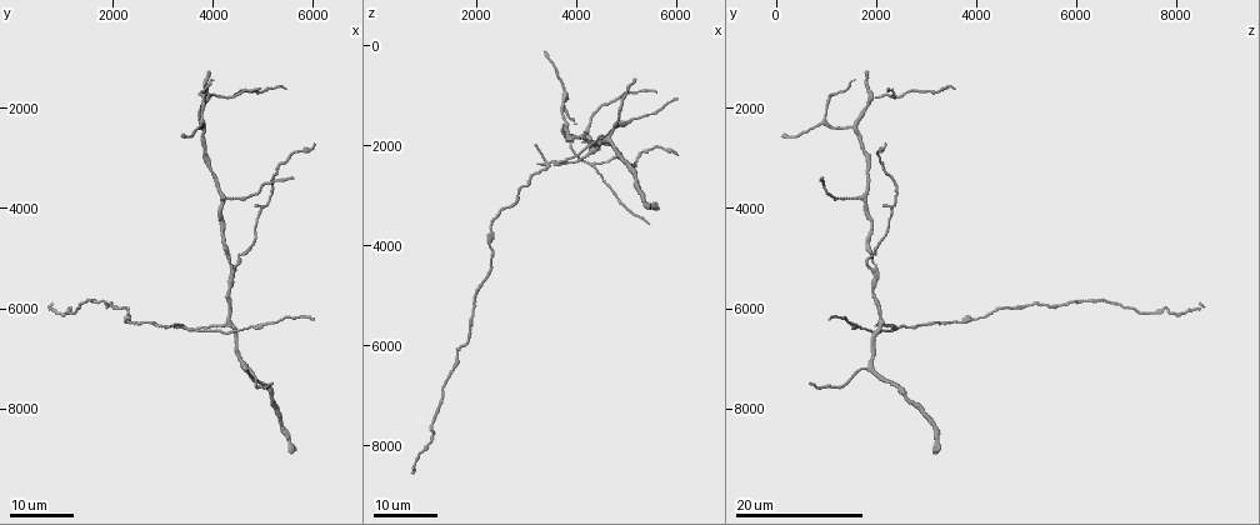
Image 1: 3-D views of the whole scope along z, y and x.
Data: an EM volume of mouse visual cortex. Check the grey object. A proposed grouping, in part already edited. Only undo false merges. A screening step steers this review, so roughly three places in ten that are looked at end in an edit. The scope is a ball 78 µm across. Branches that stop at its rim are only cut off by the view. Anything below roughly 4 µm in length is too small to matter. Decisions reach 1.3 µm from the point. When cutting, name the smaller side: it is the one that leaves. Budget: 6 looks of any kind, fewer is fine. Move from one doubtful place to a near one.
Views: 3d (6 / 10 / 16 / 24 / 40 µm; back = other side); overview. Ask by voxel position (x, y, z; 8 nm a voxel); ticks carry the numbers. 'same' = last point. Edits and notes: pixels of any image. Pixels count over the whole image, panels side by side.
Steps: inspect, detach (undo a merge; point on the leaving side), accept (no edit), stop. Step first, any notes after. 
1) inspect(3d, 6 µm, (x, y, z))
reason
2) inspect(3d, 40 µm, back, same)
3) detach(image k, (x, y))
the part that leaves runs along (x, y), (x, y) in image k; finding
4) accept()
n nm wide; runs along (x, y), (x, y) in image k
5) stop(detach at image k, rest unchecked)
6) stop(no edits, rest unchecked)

inspect(3d, 24 µm, (3850, 2350, 1550))
three arms meet

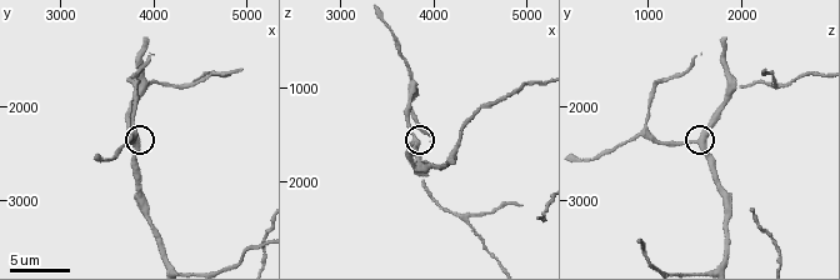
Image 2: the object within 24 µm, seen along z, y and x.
inspect(3d, 10 µm, (3800, 2350, 1500))

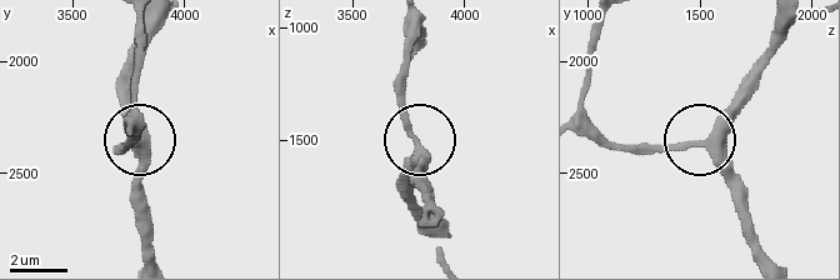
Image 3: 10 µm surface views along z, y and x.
accept()
350 nm wide; runs along (759, 255), (741, 184), (709, 148), (694, 140), (610, 148) in image 3; one neuron here

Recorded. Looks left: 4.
inspect(3d, 24 µm, (4200, 3800, 1650))
three-way junction

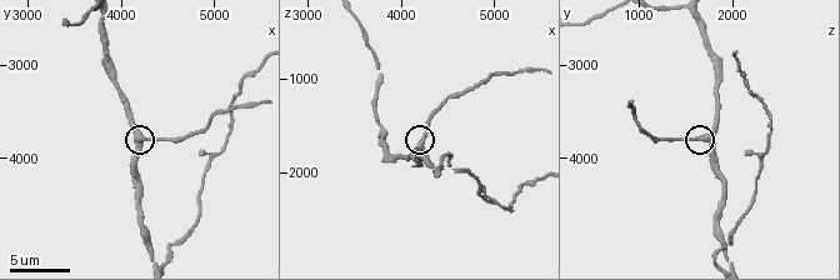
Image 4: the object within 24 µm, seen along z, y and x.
inspect(3d, 10 µm, (4200, 3750, 1700))
zoom in

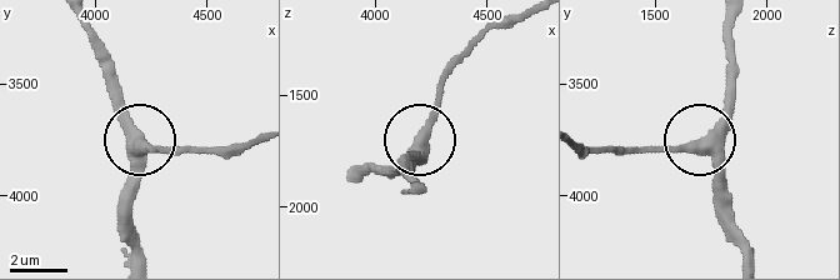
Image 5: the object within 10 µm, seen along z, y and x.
accept()
320 nm wide; runs along (136, 256), (130, 156), (134, 145), (170, 149) in image 5; one neuron here

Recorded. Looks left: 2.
inspect(3d, 6 µm, (4350, 1800, 2400))
branch point

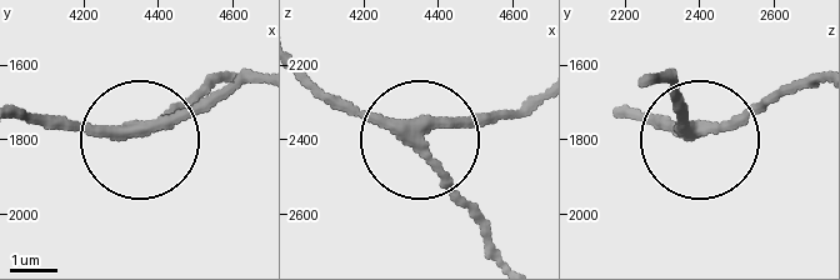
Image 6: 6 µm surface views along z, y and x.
inspect(3d, 6 µm, back, (4350, 1770, 2400))

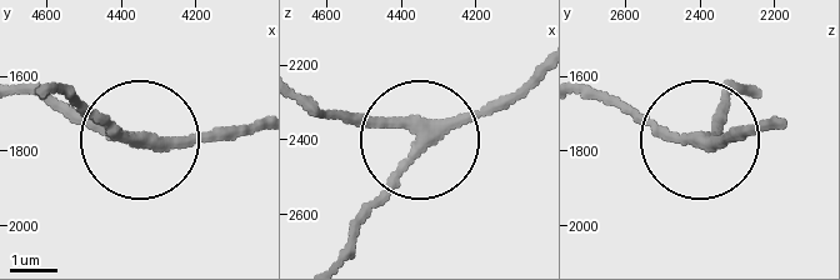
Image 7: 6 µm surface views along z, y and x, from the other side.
accept()
260 nm wide; continuous, no second neuron

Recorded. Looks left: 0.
stop(no edits, rest unchecked)

